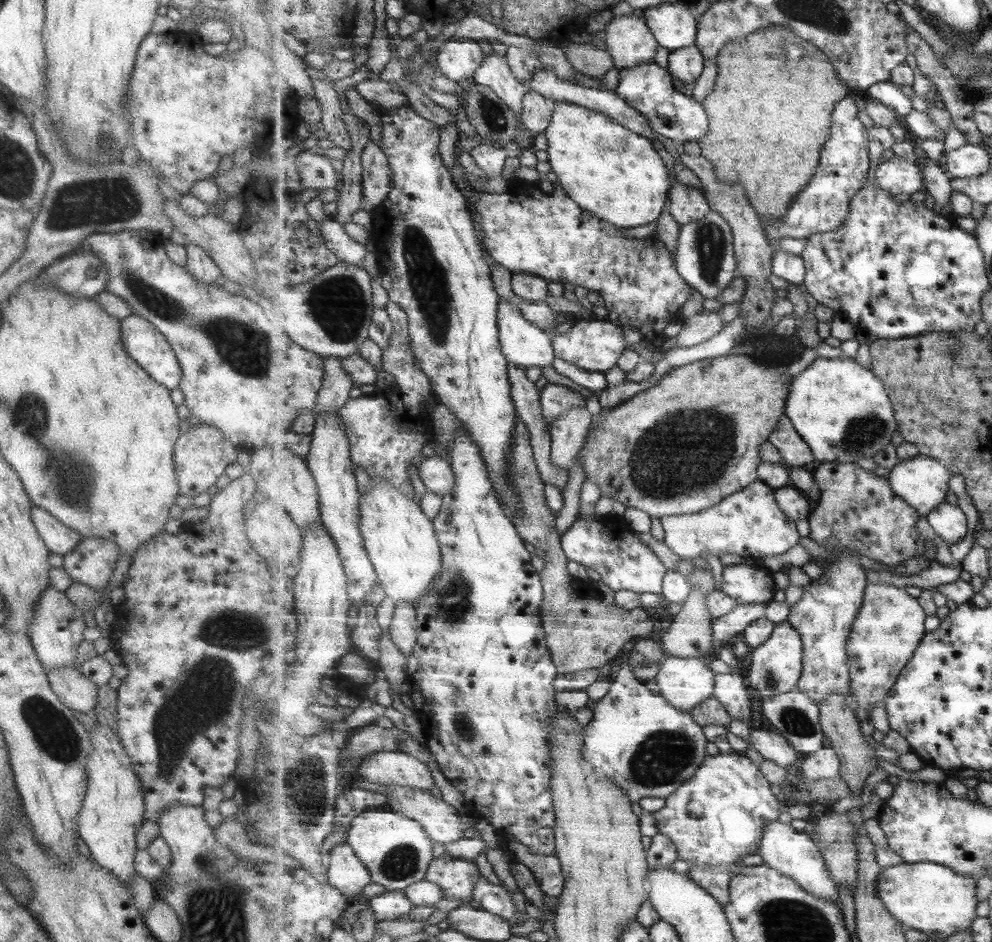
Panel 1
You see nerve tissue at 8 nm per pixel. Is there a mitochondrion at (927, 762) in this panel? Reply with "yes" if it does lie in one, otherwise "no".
no

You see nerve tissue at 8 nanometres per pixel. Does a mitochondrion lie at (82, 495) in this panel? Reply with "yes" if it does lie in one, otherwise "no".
yes

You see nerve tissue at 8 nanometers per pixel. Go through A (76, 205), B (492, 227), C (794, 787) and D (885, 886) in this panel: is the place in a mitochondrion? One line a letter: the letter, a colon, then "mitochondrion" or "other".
A: mitochondrion
B: other
C: other
D: other

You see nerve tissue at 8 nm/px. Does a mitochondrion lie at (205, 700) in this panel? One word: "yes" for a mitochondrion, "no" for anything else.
yes

